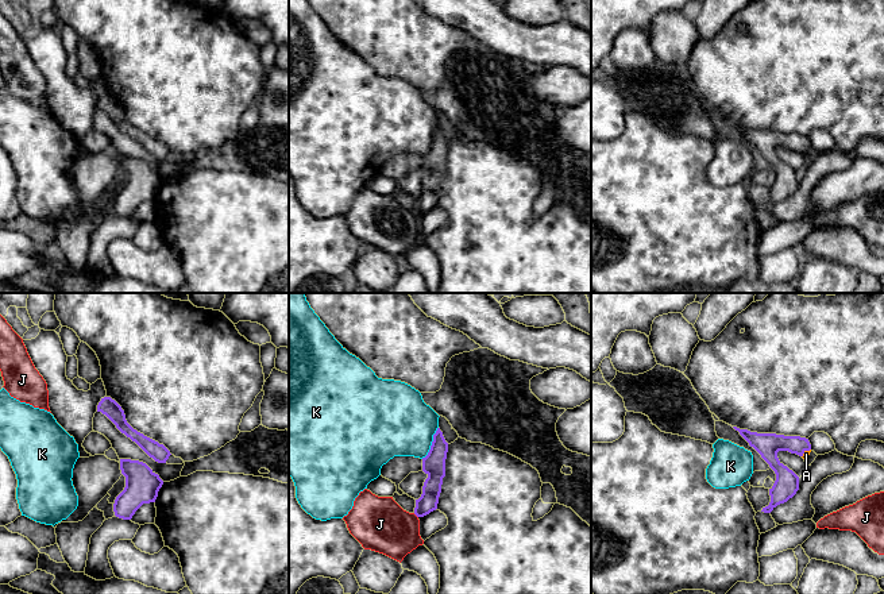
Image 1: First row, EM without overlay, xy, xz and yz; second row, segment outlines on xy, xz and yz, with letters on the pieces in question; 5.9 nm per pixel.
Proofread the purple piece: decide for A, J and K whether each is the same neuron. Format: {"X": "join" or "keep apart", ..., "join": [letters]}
{"A": "join", "J": "keep apart", "K": "keep apart", "join": ["A"]}

